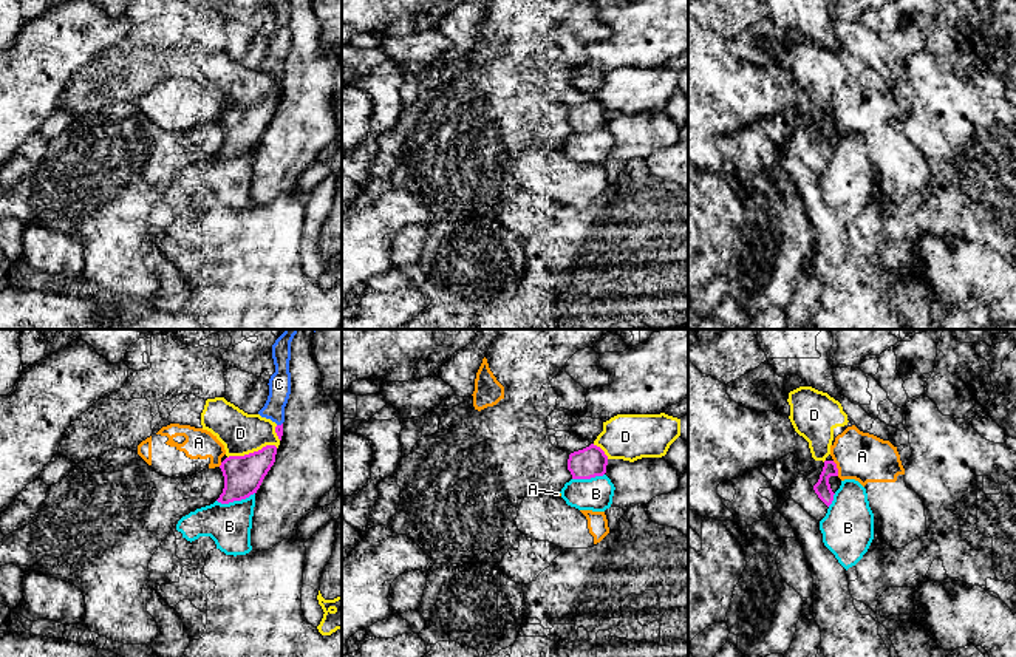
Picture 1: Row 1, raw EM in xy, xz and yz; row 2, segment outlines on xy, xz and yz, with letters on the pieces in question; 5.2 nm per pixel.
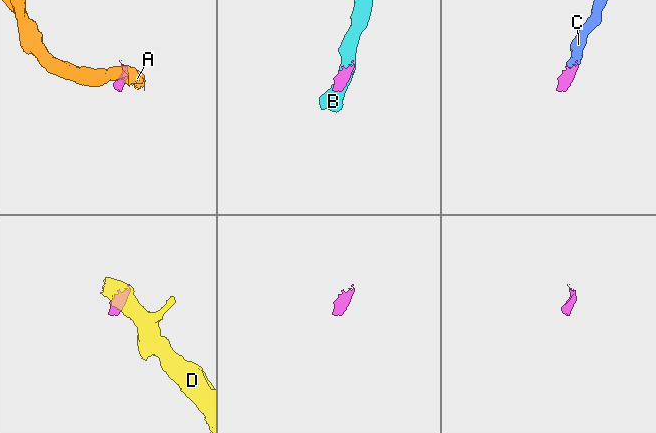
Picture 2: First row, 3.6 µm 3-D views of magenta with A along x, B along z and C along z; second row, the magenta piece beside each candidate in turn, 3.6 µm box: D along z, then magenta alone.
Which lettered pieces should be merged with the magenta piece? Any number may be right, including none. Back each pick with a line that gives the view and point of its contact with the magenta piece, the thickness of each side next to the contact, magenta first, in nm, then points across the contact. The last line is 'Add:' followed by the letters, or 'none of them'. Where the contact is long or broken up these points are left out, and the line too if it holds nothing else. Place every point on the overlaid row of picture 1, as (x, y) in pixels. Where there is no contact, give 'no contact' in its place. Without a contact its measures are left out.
C: contact xy (279, 425); calibres 50 and 110 nm; way xy (279, 428), (279, 425), (279, 384)
Add: C

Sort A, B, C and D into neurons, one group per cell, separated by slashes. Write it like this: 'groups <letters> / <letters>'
groups A / B / C / D

